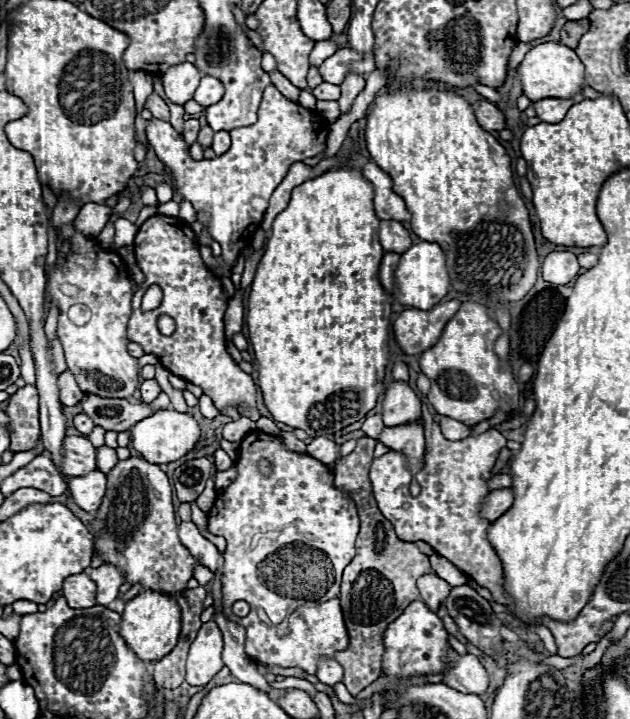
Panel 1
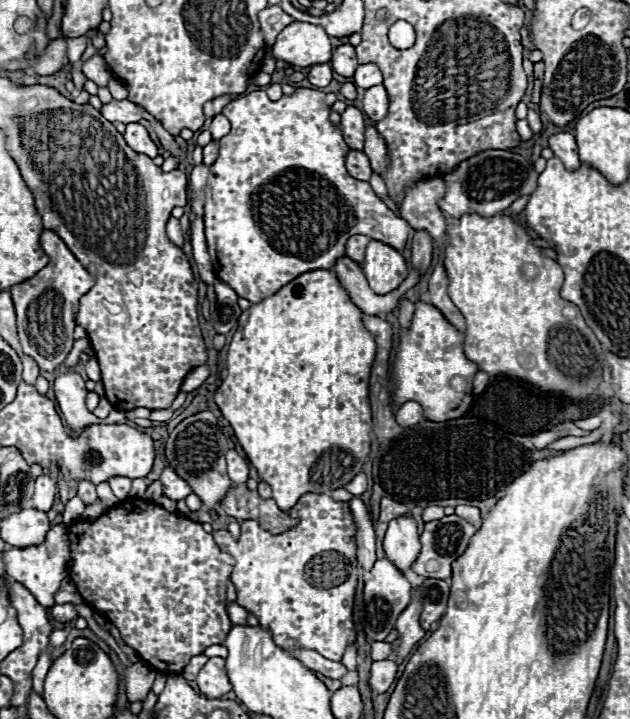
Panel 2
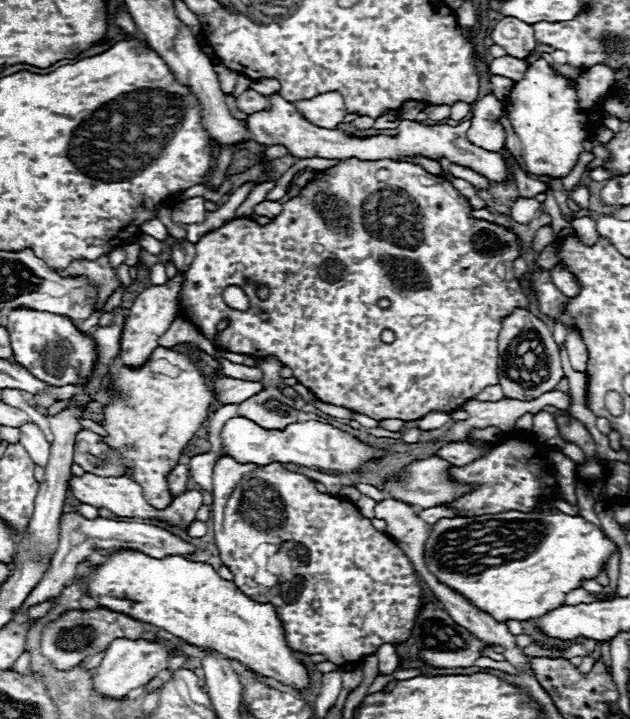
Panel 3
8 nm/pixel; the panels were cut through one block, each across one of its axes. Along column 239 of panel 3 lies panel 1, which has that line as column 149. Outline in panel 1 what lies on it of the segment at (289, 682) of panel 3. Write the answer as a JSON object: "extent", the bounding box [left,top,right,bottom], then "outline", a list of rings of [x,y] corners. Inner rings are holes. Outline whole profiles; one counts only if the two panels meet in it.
{"extent":[120,590,180,662],"outline":[[[142,590],[138,596],[126,602],[120,622],[120,634],[130,650],[138,654],[138,658],[150,662],[154,658],[162,658],[162,654],[168,654],[176,646],[180,634],[180,608],[176,604],[176,598],[156,590]]]}

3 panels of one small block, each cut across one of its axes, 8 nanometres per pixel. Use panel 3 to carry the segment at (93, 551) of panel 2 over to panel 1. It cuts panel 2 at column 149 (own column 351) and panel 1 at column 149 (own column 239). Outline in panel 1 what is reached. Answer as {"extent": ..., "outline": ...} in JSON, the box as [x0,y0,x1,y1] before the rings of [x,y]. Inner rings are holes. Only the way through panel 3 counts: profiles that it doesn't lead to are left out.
{"extent":[90,456,198,594],"outline":[[[130,456],[120,460],[112,472],[108,472],[108,490],[90,528],[94,532],[96,550],[104,556],[104,562],[120,566],[130,584],[142,584],[142,588],[174,594],[192,578],[192,566],[198,564],[186,546],[178,542],[172,488],[166,472],[144,458]],[[162,504],[164,516],[144,516],[152,514],[156,506],[162,508]]]}

